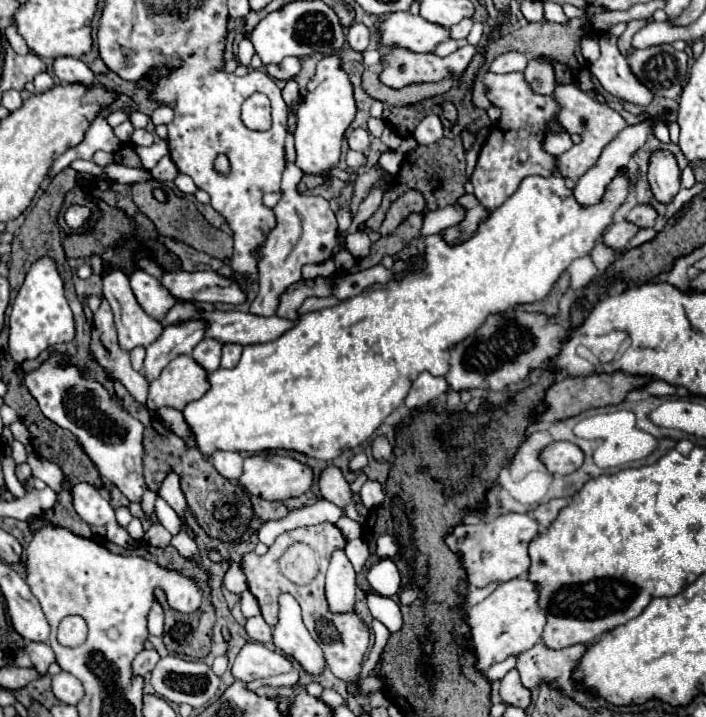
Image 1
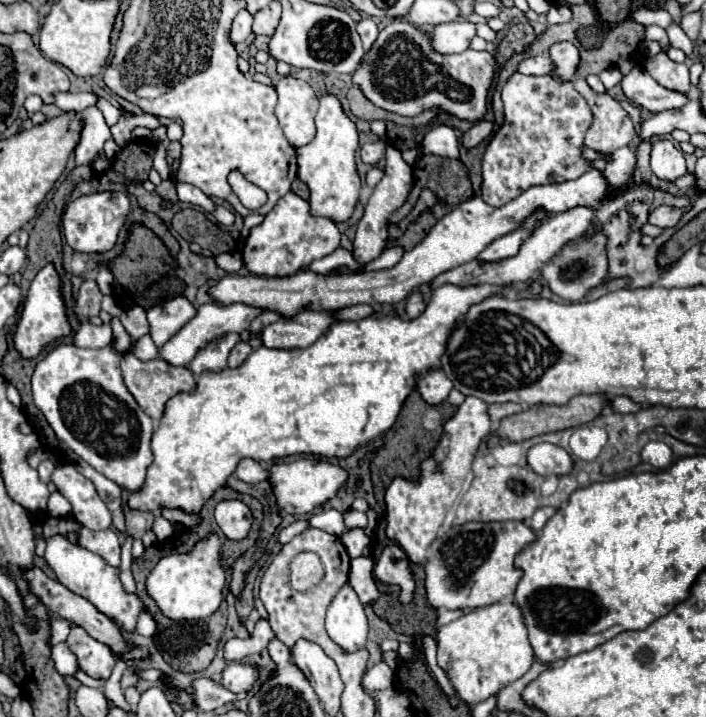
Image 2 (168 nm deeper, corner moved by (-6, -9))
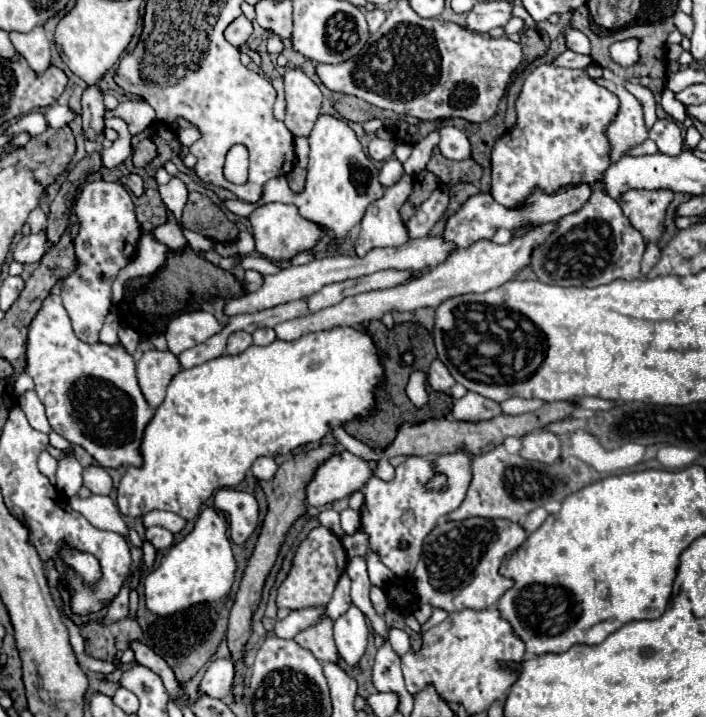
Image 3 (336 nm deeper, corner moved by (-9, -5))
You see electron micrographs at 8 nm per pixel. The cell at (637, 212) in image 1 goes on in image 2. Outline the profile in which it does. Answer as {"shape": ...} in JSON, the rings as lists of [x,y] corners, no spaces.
{"shape":[[[659,206],[649,214],[649,224],[659,226],[659,228],[671,228],[671,226],[675,226],[679,222],[679,218],[681,218],[681,214],[685,210],[689,210],[689,206],[681,208],[681,210],[671,208],[671,206]]]}

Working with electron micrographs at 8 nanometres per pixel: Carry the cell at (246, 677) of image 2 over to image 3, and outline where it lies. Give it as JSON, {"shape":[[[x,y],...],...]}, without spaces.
{"shape":[[[228,658],[212,660],[198,684],[198,694],[210,696],[210,698],[224,698],[232,688],[232,680],[234,680],[232,660]]]}

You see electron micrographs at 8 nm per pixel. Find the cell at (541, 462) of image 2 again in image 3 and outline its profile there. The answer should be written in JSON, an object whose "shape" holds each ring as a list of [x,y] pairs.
{"shape":[[[528,432],[520,438],[522,448],[520,456],[526,460],[536,460],[544,464],[552,464],[560,458],[560,442],[552,432]]]}

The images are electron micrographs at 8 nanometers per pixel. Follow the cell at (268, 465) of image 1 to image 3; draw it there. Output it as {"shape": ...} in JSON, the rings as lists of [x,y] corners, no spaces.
{"shape":[[[348,450],[336,452],[316,470],[314,480],[306,486],[308,504],[324,506],[350,496],[352,492],[366,486],[374,474],[374,468],[376,462],[372,460],[362,460]]]}

